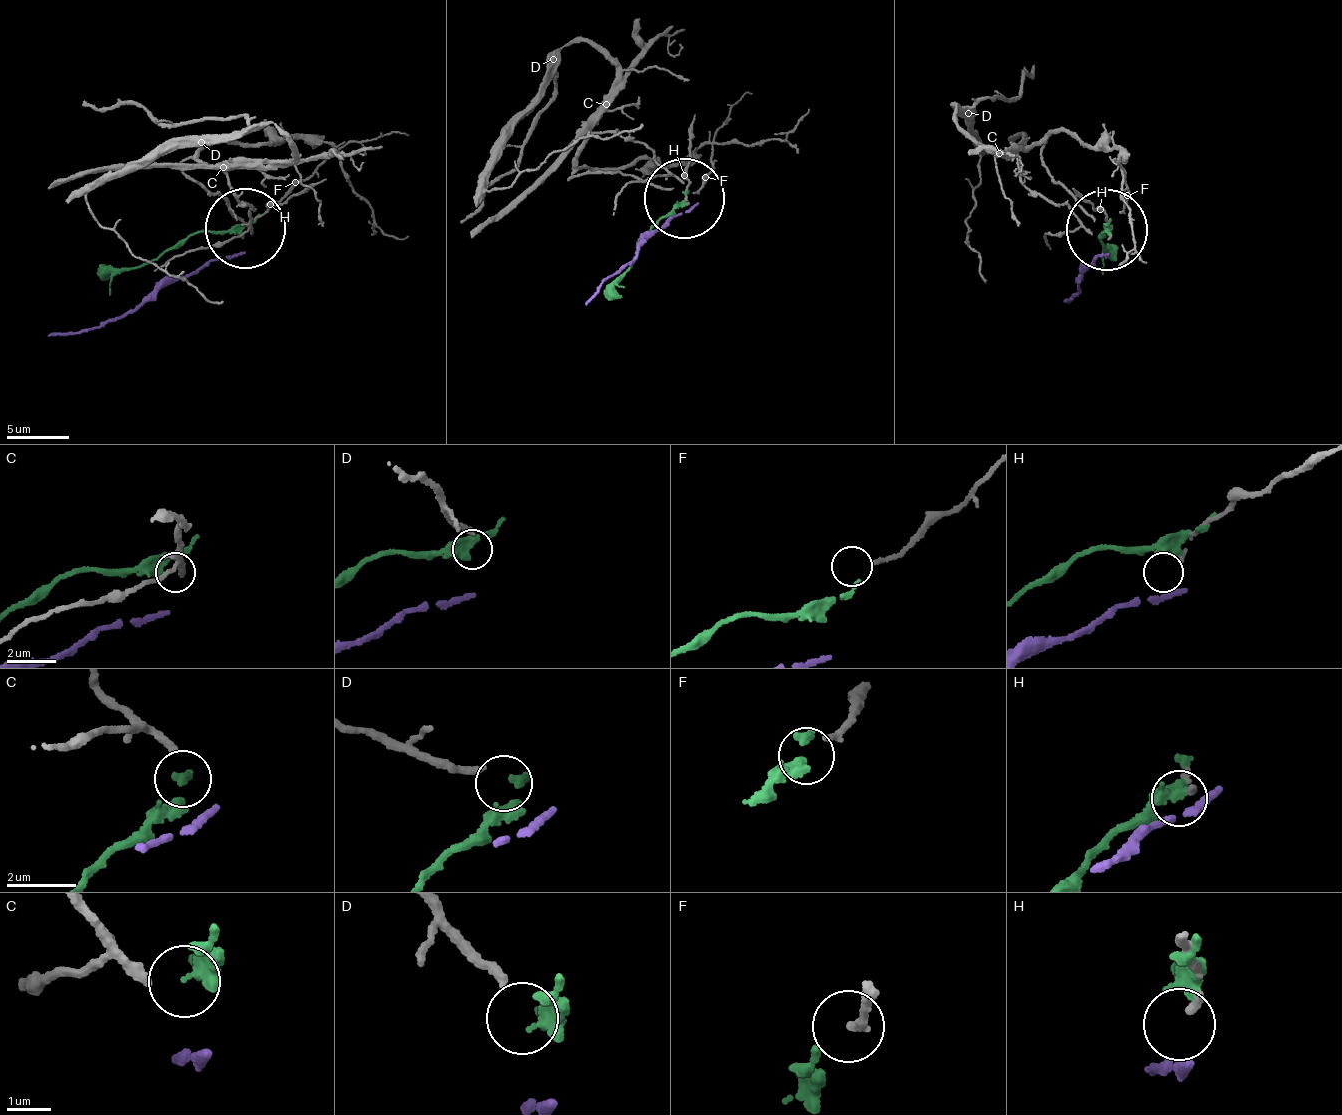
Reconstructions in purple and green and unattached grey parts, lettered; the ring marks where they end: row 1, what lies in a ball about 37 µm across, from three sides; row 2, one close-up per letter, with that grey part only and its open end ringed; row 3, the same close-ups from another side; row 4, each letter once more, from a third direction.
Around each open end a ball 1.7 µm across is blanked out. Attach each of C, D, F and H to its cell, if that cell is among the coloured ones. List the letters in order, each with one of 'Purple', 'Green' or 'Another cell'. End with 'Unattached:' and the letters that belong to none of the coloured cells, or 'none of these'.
C: Another cell
D: Another cell
F: Another cell
H: Another cell
Unattached: C, D, F, H

